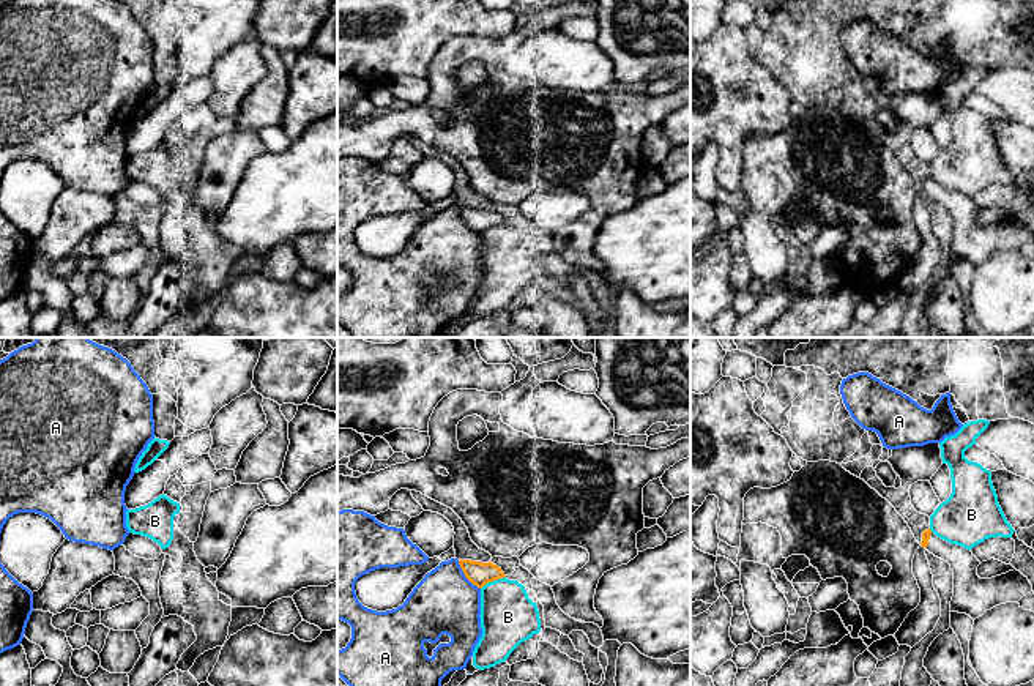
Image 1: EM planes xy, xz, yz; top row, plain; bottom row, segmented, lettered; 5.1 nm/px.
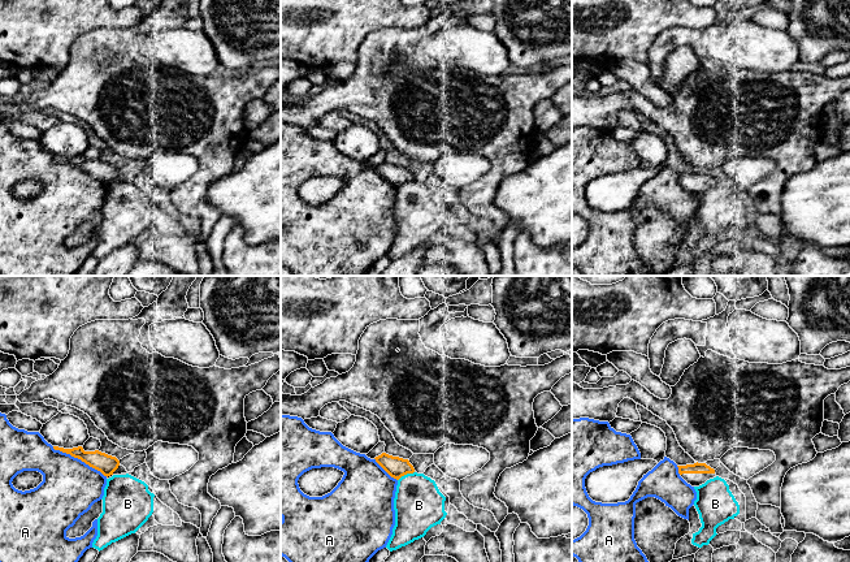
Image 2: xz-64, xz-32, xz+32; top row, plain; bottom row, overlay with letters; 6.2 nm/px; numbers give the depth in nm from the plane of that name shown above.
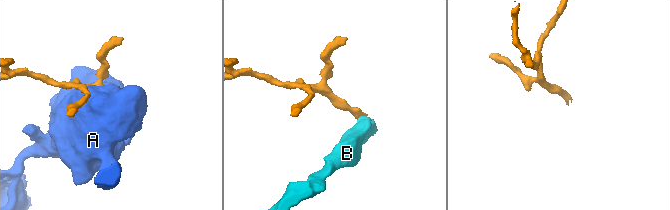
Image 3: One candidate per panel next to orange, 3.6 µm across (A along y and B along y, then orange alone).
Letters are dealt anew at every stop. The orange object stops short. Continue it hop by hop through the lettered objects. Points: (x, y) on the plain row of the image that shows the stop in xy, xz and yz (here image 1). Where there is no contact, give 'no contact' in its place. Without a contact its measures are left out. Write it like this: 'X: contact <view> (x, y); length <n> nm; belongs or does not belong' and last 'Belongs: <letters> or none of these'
A: contact xz (465, 223); length 190 nm; does not belong
B: contact xz (492, 227); length 140 nm; does not belong
Belongs: none of these

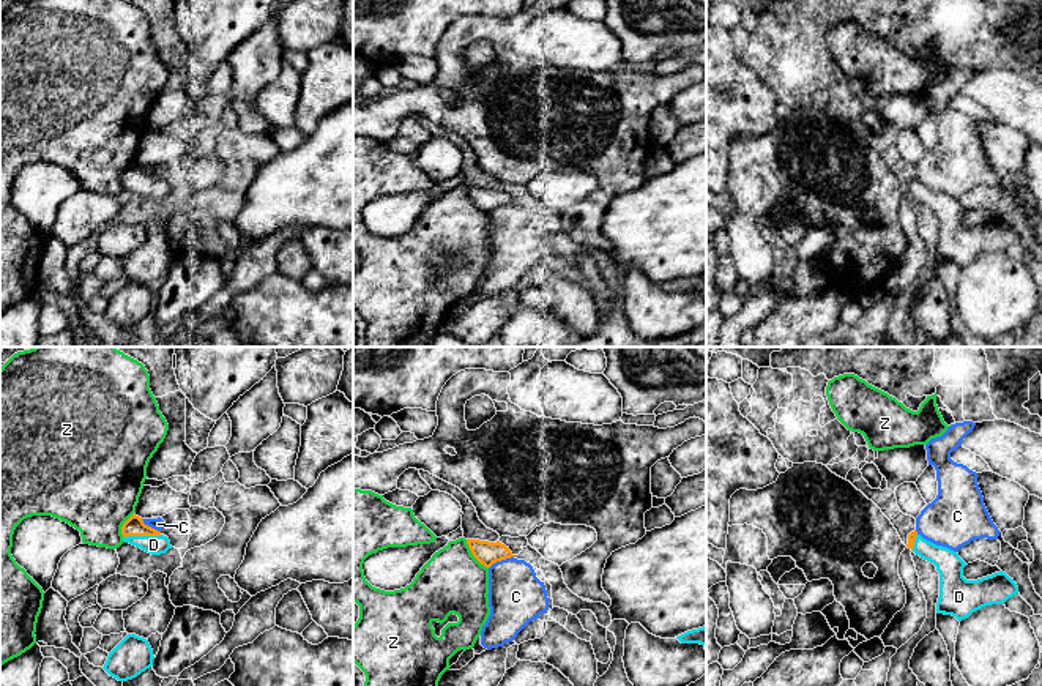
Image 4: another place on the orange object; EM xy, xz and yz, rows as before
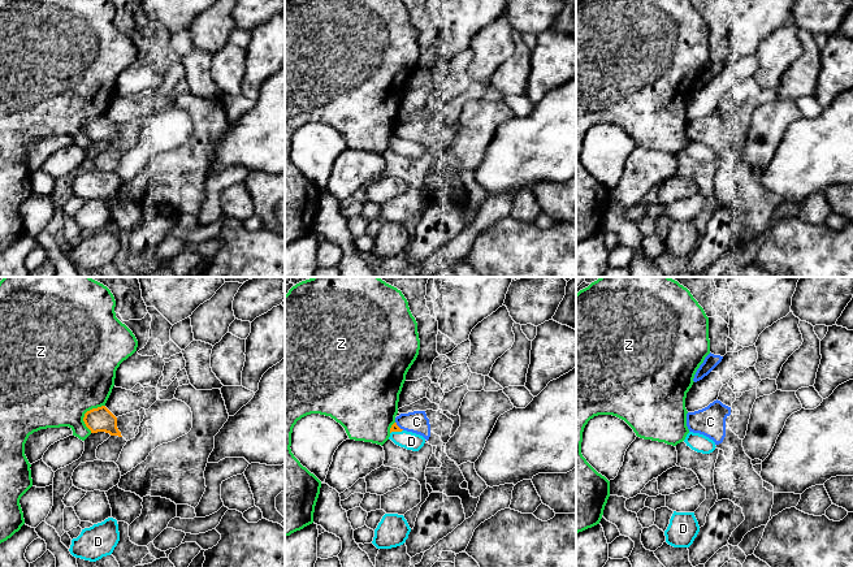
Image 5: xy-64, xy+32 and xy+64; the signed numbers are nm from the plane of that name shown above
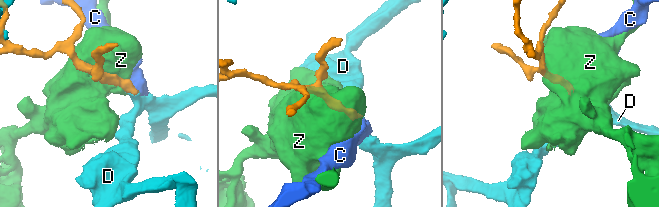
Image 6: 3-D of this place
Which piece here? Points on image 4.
C: contact xz (500, 207); length 140 nm; does not belong
D: contact xy (142, 182); length 200 nm; belongs
Z: contact xz (473, 202); length 190 nm; does not belong
Belongs: D

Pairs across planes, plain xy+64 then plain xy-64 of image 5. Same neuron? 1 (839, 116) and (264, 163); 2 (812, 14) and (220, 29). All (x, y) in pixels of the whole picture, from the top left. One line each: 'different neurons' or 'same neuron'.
1: same neuron
2: different neurons

